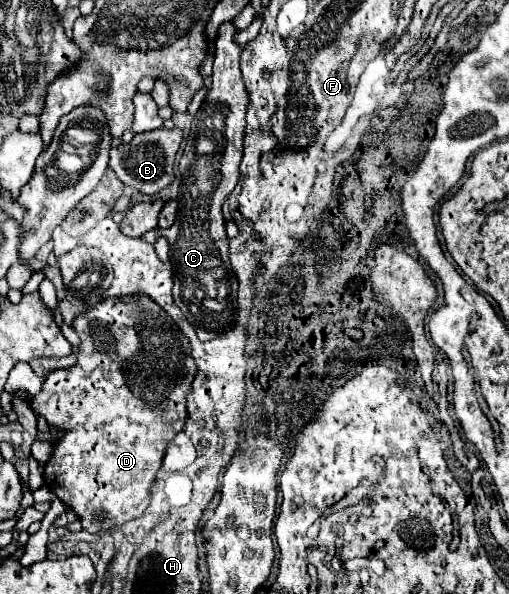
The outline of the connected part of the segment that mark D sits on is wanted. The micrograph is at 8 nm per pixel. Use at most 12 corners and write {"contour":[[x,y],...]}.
{"contour":[[152,299],[76,317],[32,407],[44,483],[100,533],[140,517],[196,363]]}

